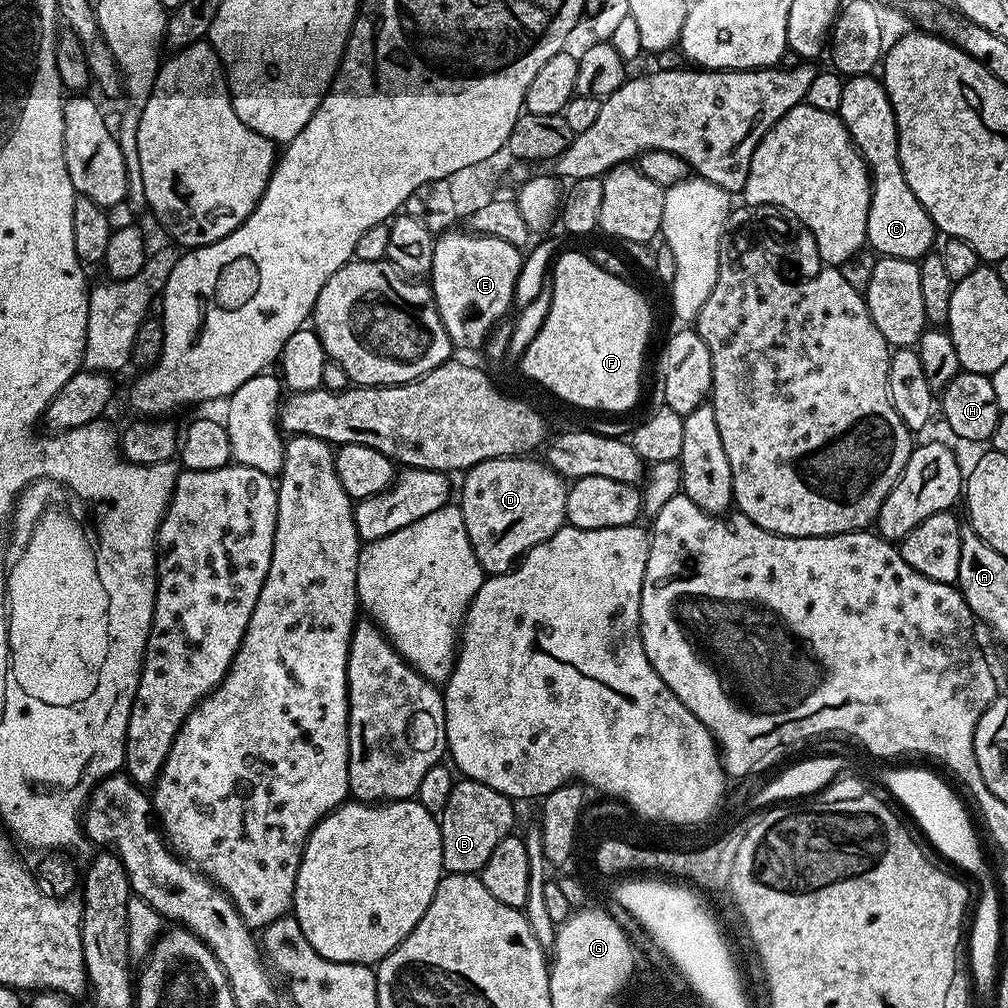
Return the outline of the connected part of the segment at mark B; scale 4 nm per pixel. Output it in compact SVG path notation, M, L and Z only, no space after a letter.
M457 779L450 790L450 802L446 802L444 811L438 816L440 833L442 834L442 862L445 873L480 873L482 866L486 866L487 860L490 859L494 846L498 846L498 842L502 842L502 838L506 838L513 831L512 823L516 820L516 812L512 807L514 807L513 801L498 790L494 790L477 780Z

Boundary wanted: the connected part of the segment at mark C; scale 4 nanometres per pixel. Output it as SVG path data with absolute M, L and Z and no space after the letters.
M872 74L847 77L838 115L856 143L860 157L867 162L868 175L872 178L872 197L866 222L867 247L880 256L921 261L933 251L938 229L918 198L914 198L914 190L910 190L902 174L896 119L883 83Z

